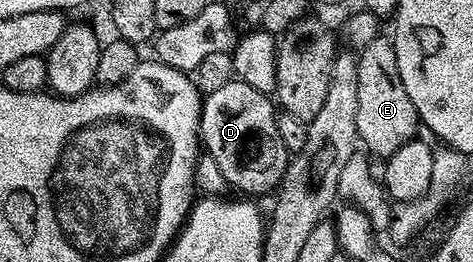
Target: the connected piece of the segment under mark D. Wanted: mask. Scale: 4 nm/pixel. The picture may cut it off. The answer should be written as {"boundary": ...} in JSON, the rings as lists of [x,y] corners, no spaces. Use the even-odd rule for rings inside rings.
{"boundary":[[[236,79],[225,81],[218,89],[204,94],[201,103],[200,144],[204,152],[209,153],[218,163],[227,183],[241,192],[238,194],[272,194],[284,179],[291,152],[280,138],[278,116],[270,94],[255,91],[255,87],[247,87],[247,83]]]}

